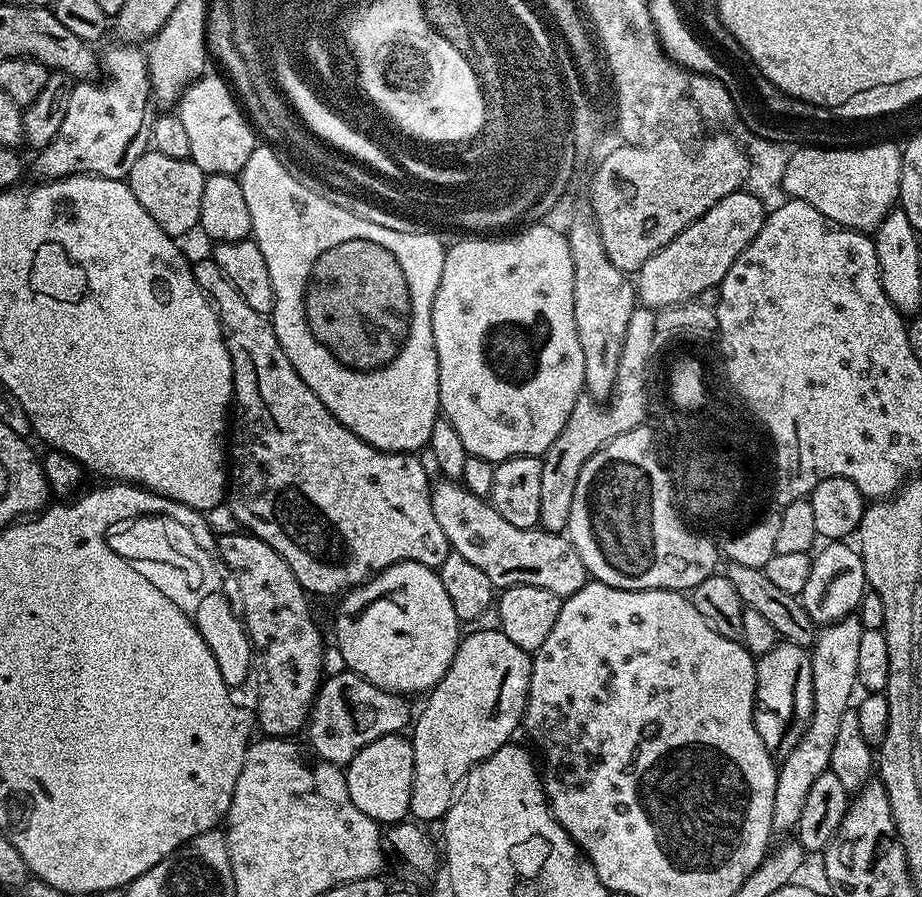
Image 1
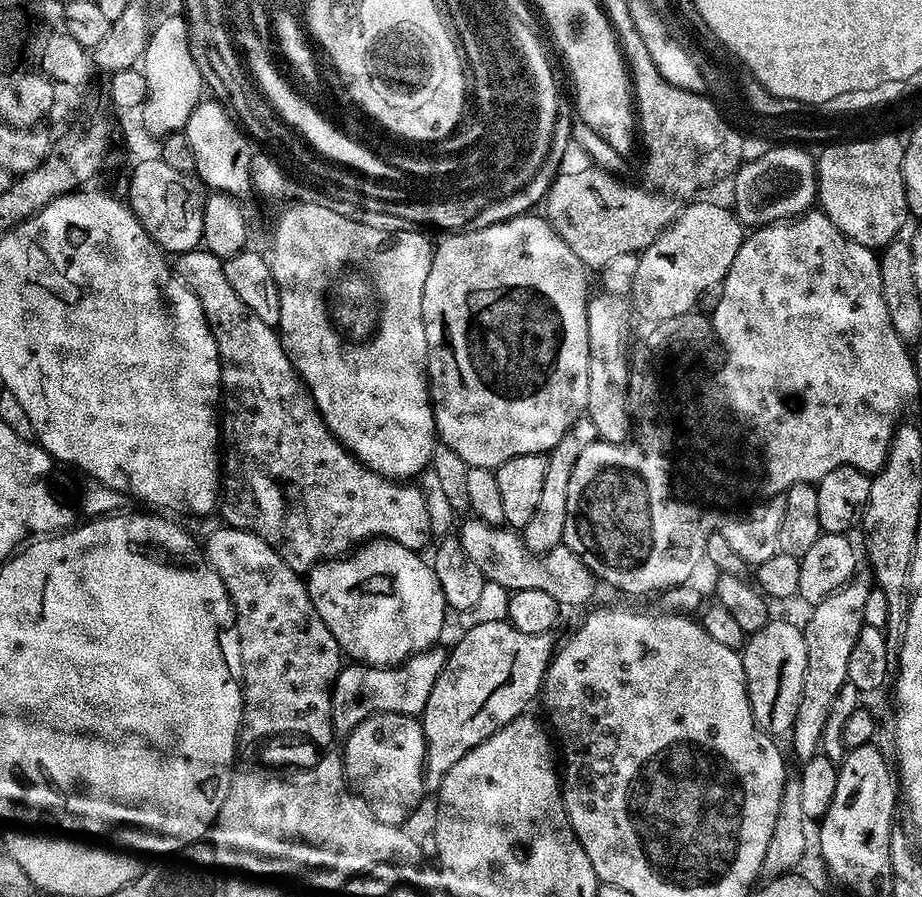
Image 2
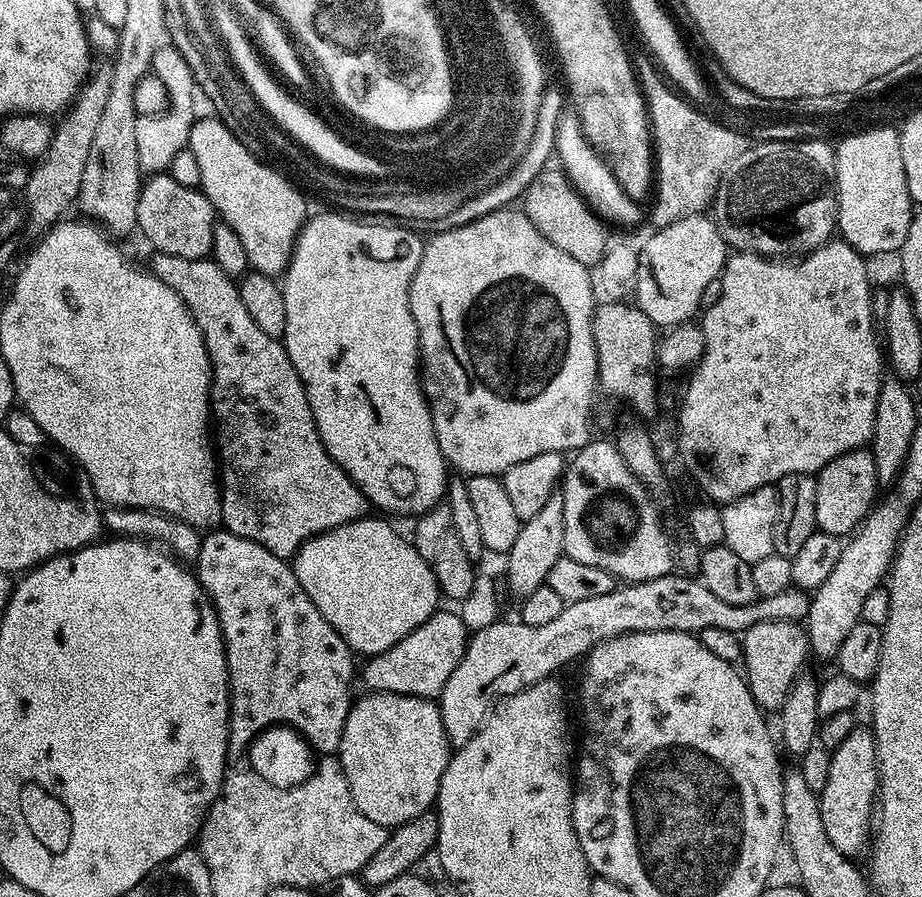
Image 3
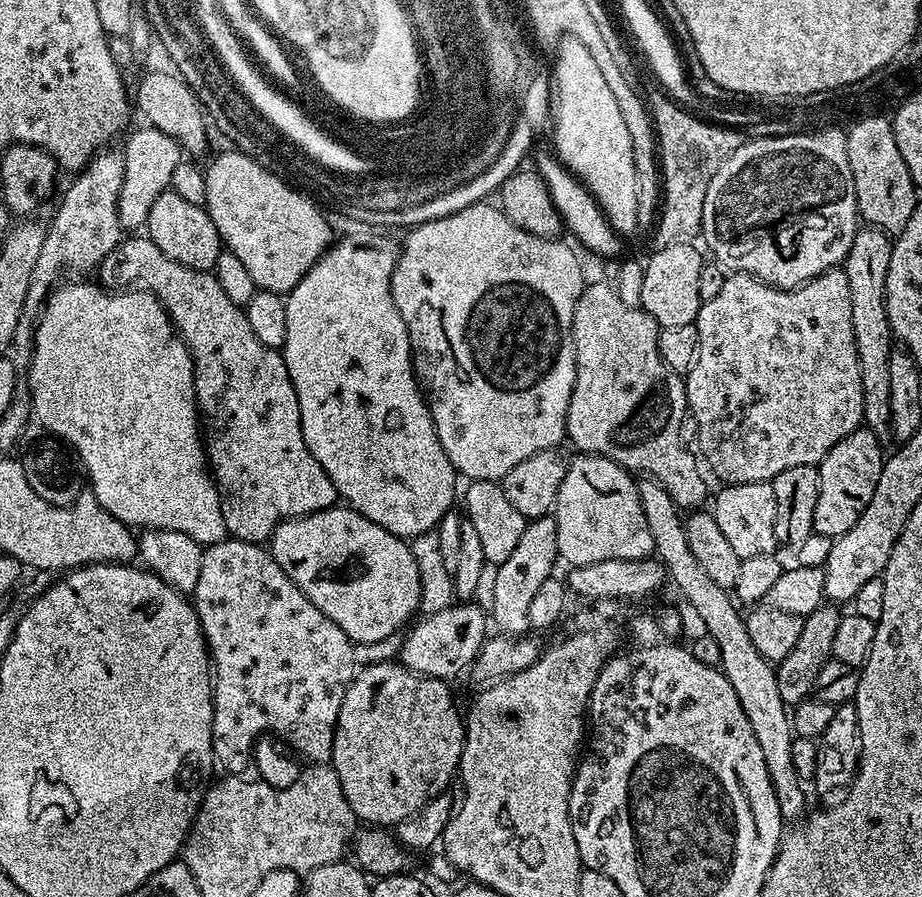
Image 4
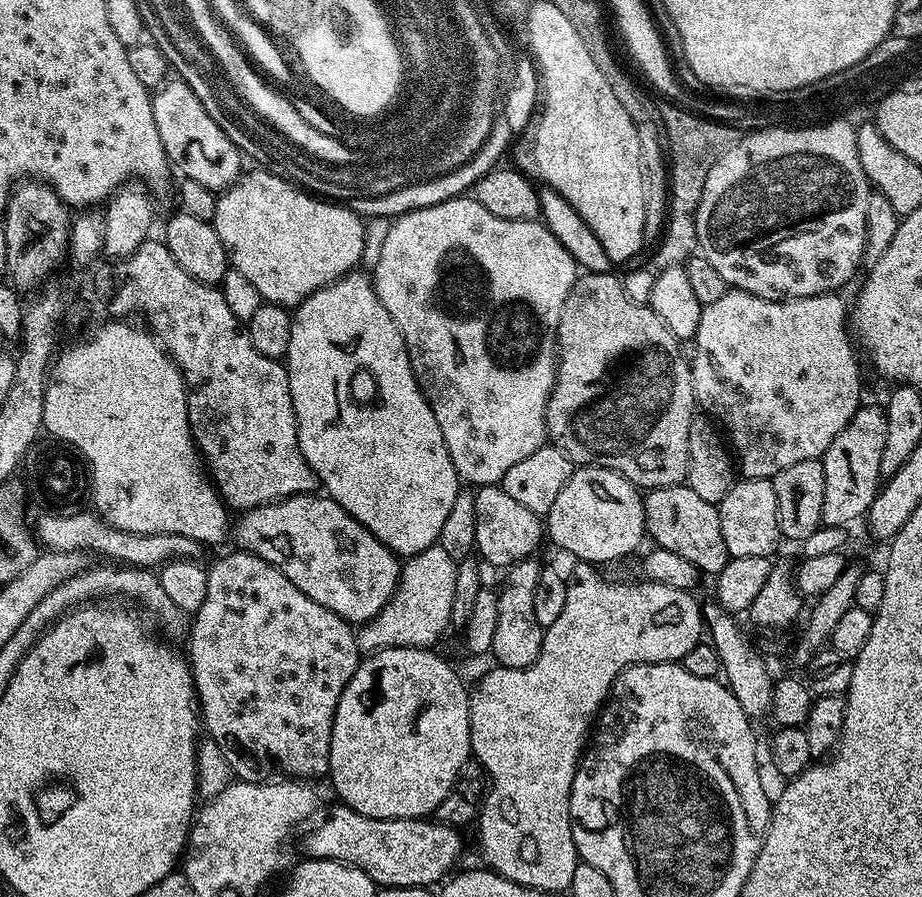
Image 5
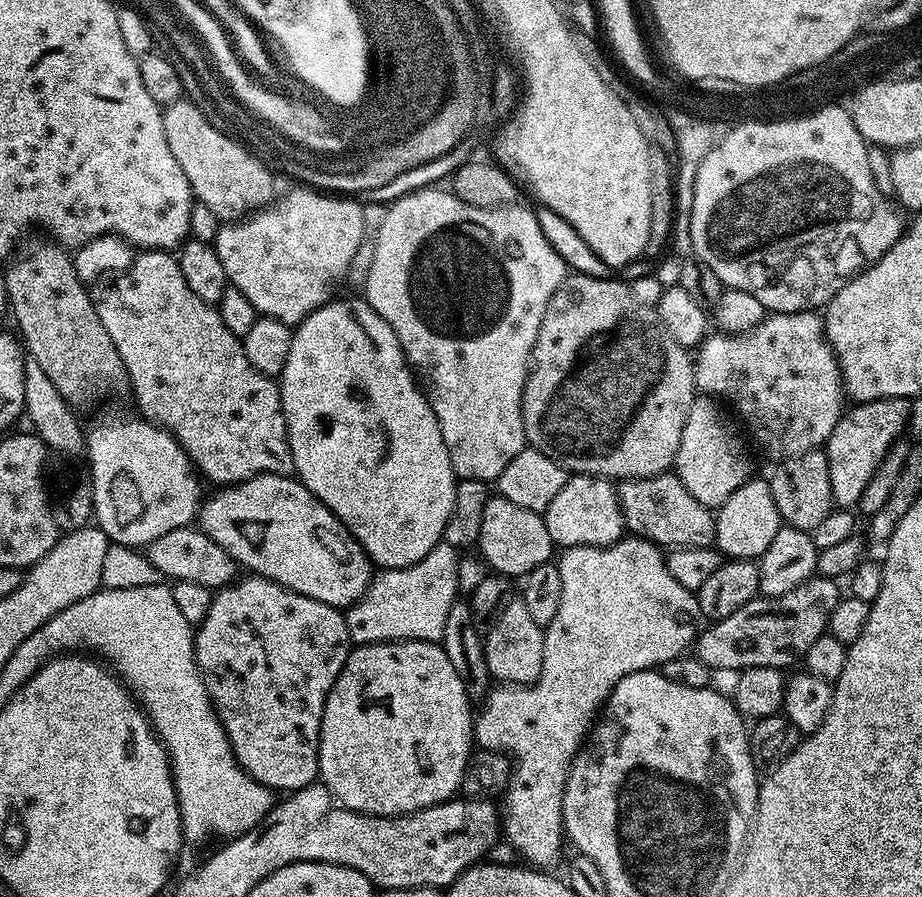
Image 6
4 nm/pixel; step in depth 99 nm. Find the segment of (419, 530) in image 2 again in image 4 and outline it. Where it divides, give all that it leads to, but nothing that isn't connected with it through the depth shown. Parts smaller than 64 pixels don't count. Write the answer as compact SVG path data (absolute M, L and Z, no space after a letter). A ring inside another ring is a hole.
M147 235L129 236L132 236L129 240L128 237L121 239L112 260L118 264L129 264L138 277L144 278L143 287L158 297L192 356L202 439L229 537L263 545L271 541L272 532L284 520L294 520L333 507L338 500L336 487L334 482L330 482L326 470L318 466L318 458L310 454L306 438L302 438L298 394L294 390L294 382L290 382L283 355L277 349L258 342L254 329L250 327L247 311L241 305L230 302L212 272L194 270L190 266L182 266L182 262L174 262L174 258L166 258L166 254L162 254Z

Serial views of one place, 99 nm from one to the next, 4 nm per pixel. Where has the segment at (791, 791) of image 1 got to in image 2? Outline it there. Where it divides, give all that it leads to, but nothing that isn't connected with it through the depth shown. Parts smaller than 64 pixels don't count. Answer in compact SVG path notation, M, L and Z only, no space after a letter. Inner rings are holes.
M860 570L827 598L819 601L811 609L812 617L803 625L806 638L806 682L802 682L802 702L798 702L798 718L790 733L792 752L800 762L821 751L820 739L830 715L830 706L838 698L838 690L848 683L846 669L850 663L850 653L854 651L854 642L858 639L858 630L862 630L862 605L866 602L874 581L867 571Z

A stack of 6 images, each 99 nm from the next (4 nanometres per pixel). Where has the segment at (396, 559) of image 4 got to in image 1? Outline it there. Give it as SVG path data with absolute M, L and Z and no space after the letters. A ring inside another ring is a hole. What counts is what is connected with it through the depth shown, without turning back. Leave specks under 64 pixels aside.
M403 560L372 576L365 584L349 589L339 597L338 603L340 605L336 608L336 648L340 651L341 658L344 659L343 667L347 671L358 674L363 680L368 680L374 686L378 686L387 692L397 694L421 692L421 694L424 694L444 677L446 670L450 670L450 662L454 662L456 648L460 645L462 639L462 621L454 614L454 606L450 602L450 597L446 595L446 589L442 587L440 573L437 569L427 568L424 564L419 564L413 560Z

